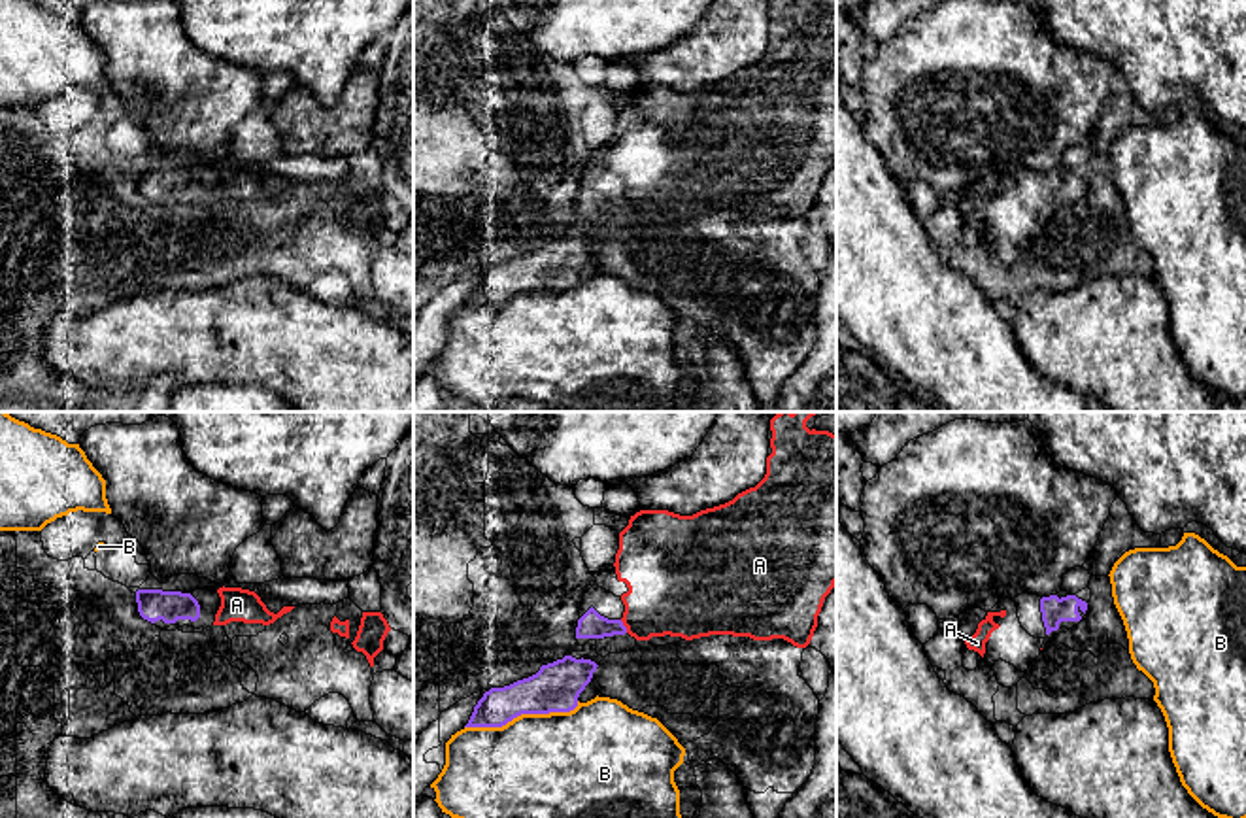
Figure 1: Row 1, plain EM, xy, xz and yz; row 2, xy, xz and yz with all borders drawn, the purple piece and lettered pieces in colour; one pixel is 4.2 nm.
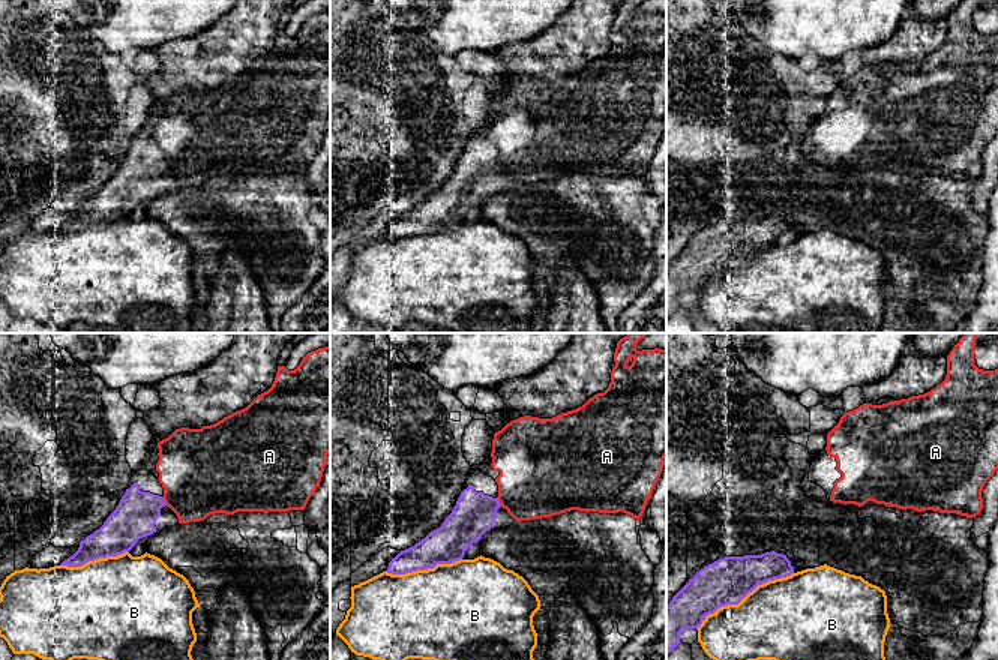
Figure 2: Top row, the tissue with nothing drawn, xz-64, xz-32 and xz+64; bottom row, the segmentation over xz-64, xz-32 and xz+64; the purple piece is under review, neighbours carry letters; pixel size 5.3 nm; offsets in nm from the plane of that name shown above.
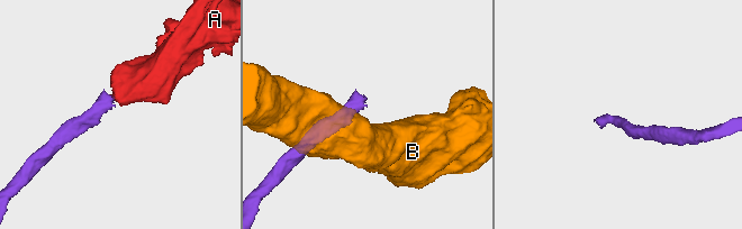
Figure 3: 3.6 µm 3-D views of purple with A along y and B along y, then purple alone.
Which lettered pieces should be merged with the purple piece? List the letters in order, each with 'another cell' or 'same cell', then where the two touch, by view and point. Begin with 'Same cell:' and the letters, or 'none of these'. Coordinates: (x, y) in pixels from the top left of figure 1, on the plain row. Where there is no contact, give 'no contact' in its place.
Same cell: A
A: same cell | xz (623, 203)
B: another cell | xz (521, 289)

